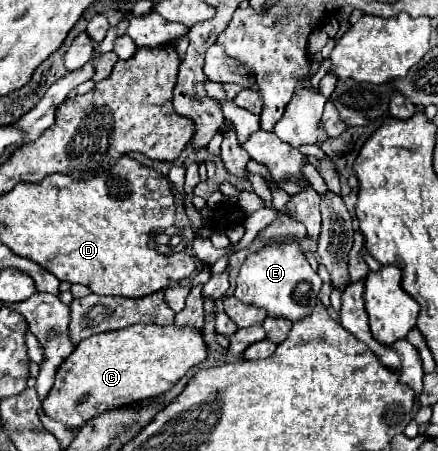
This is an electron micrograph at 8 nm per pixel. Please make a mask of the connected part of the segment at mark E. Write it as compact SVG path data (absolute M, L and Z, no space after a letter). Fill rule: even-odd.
M286 240L268 244L244 260L236 278L234 296L244 304L256 304L260 308L266 308L268 316L282 316L296 322L312 312L320 286L322 280L308 264L300 244L296 240Z

